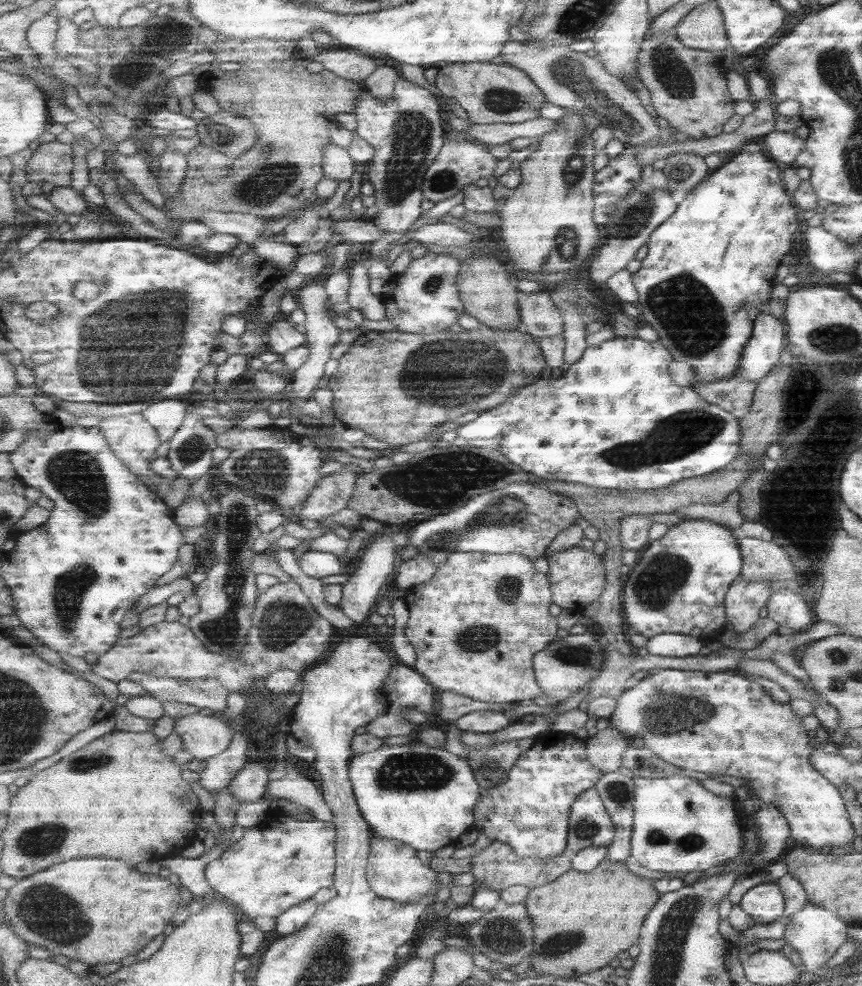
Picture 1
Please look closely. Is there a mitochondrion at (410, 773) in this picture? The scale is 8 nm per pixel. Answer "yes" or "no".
yes

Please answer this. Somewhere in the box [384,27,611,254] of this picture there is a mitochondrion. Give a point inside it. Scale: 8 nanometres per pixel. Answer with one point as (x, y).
(570, 72)

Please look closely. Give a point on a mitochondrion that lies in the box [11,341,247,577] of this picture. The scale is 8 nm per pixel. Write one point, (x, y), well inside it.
(76, 475)

